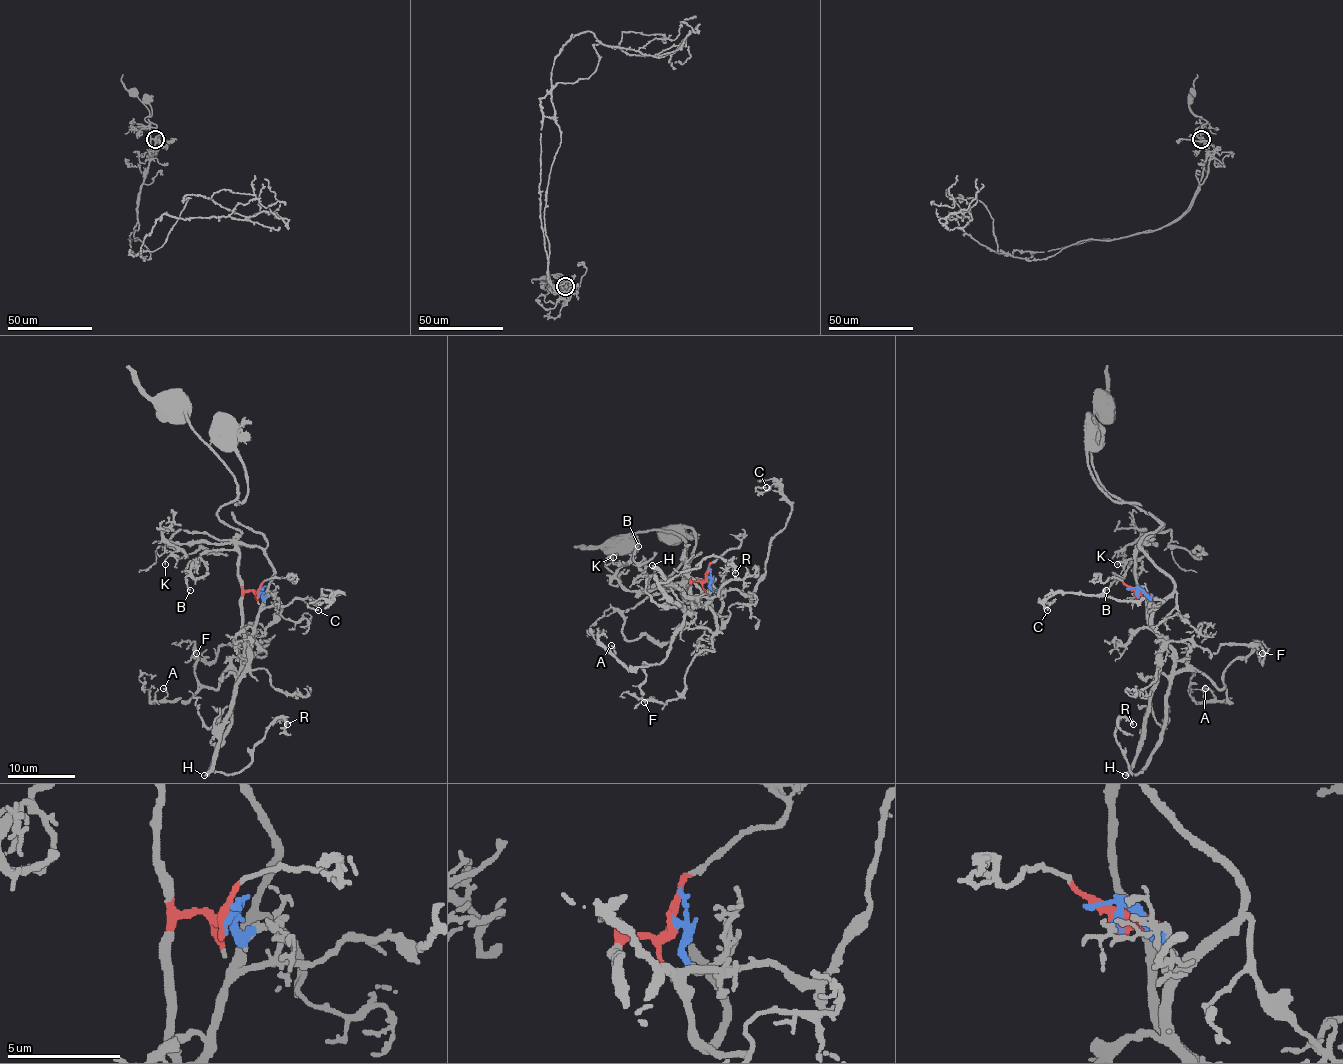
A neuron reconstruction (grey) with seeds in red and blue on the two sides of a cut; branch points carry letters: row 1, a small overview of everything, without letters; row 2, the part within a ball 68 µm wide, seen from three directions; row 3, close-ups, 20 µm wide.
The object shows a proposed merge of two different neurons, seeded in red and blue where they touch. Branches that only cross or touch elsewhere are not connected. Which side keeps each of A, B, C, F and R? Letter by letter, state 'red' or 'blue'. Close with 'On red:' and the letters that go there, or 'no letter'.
A: red
B: red
C: blue
F: red
R: red
On red: A, B, F, R

